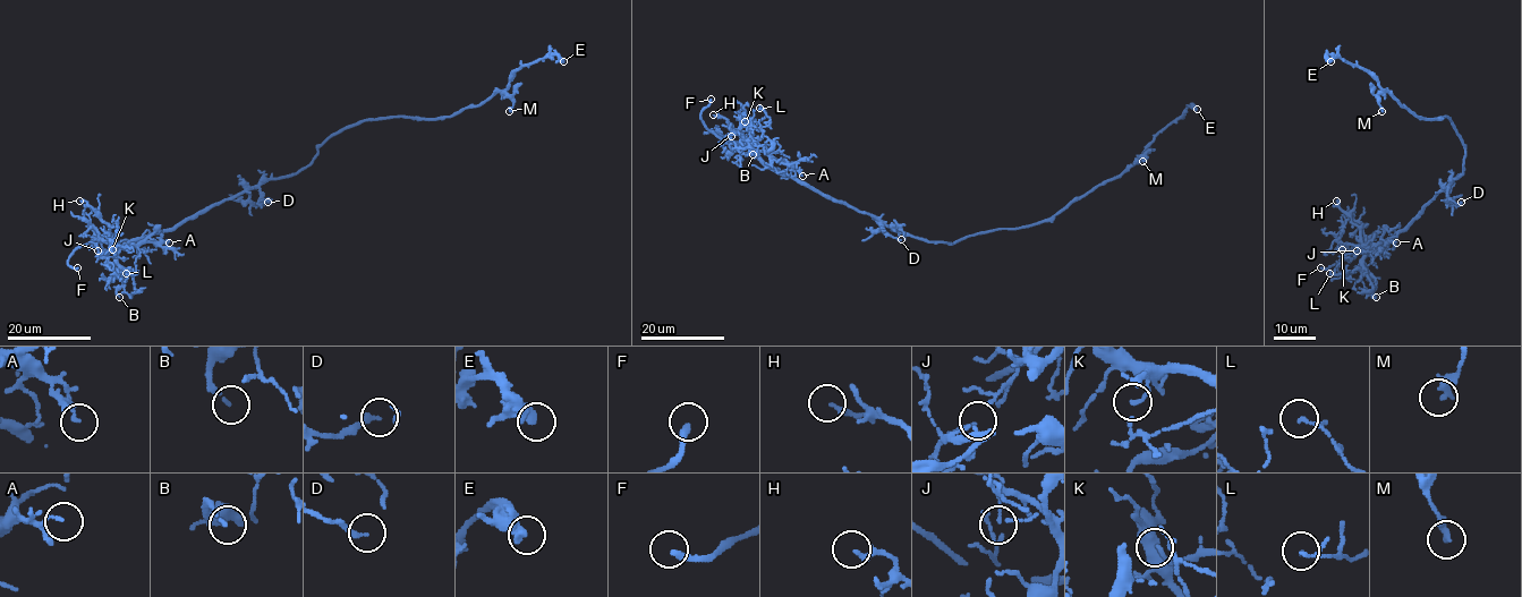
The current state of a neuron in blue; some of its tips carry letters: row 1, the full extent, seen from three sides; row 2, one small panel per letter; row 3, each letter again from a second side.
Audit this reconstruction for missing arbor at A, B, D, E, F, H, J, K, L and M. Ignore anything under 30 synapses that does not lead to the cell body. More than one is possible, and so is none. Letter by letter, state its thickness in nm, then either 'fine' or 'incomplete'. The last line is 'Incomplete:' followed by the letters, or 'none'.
A: 140 nm thick; fine
B: 110 nm thick; fine
D: 140 nm thick; fine
E: 440 nm thick; fine
F: 260 nm thick; incomplete
H: 190 nm thick; fine
J: 70 nm thick; fine
K: 80 nm thick; fine
L: 90 nm thick; fine
M: 260 nm thick; fine
Incomplete: F

